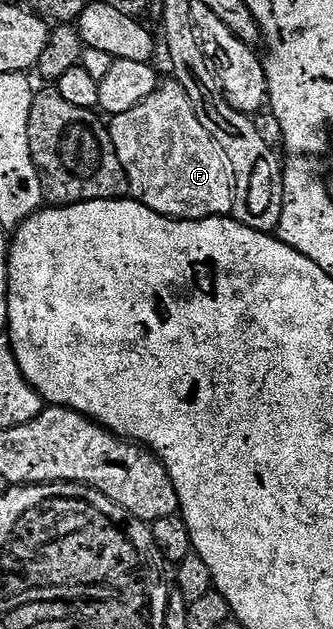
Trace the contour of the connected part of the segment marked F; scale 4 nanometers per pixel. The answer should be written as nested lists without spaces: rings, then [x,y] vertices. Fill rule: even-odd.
[[[168,78],[165,84],[163,81],[157,87],[154,95],[138,102],[134,110],[111,117],[108,132],[112,136],[118,162],[122,162],[122,170],[126,170],[131,199],[175,220],[205,220],[231,213],[236,193],[236,184],[232,180],[232,160],[228,152],[222,150],[214,138],[210,138],[206,126],[198,122],[198,114],[179,80]]]

